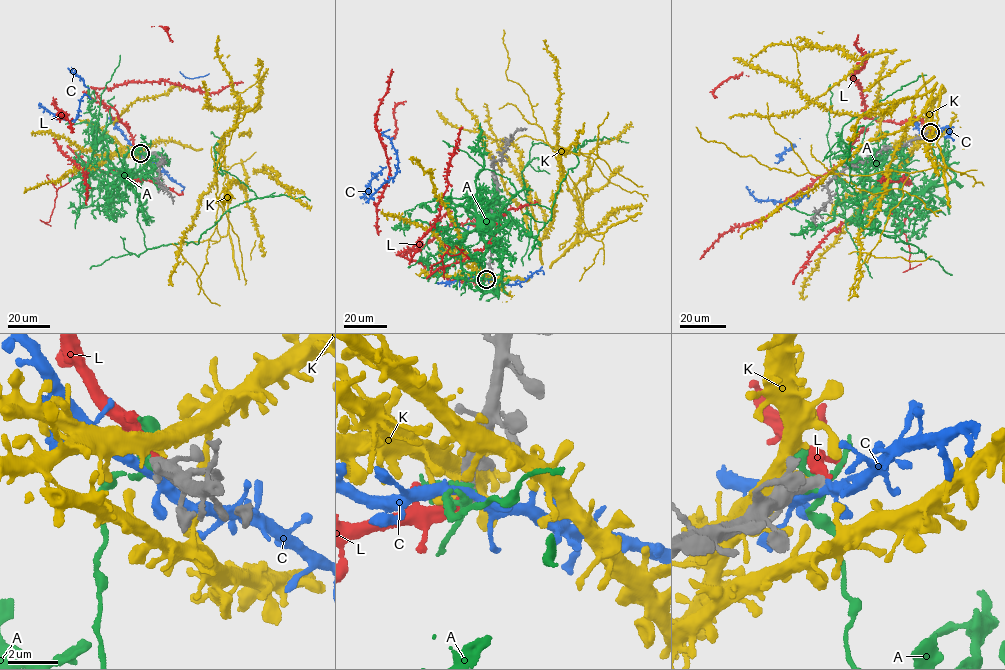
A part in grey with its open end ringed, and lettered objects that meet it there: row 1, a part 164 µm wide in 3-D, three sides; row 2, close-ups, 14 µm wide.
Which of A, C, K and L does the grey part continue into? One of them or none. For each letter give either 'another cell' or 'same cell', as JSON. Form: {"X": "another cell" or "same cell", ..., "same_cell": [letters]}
{"A": "another cell", "C": "another cell", "K": "another cell", "L": "another cell", "same_cell": []}

